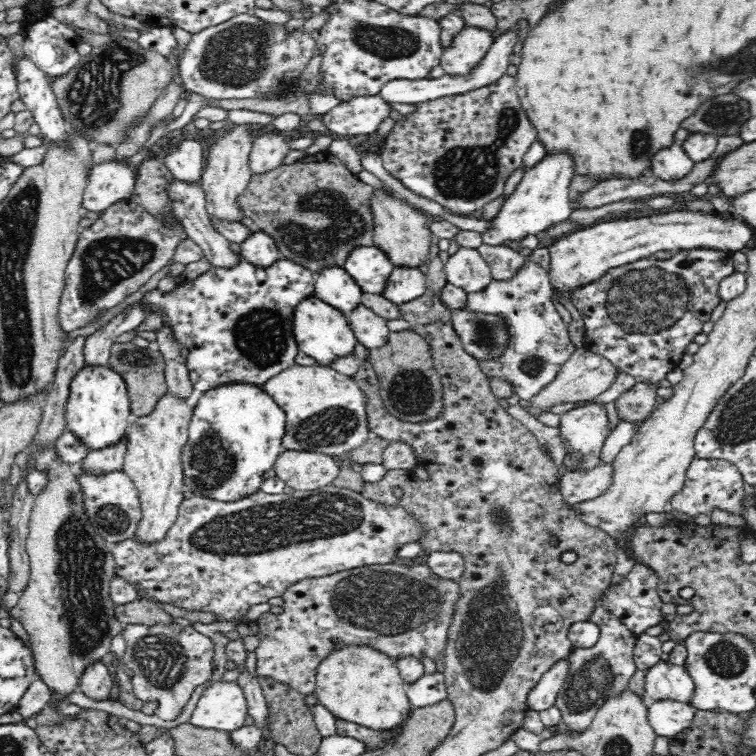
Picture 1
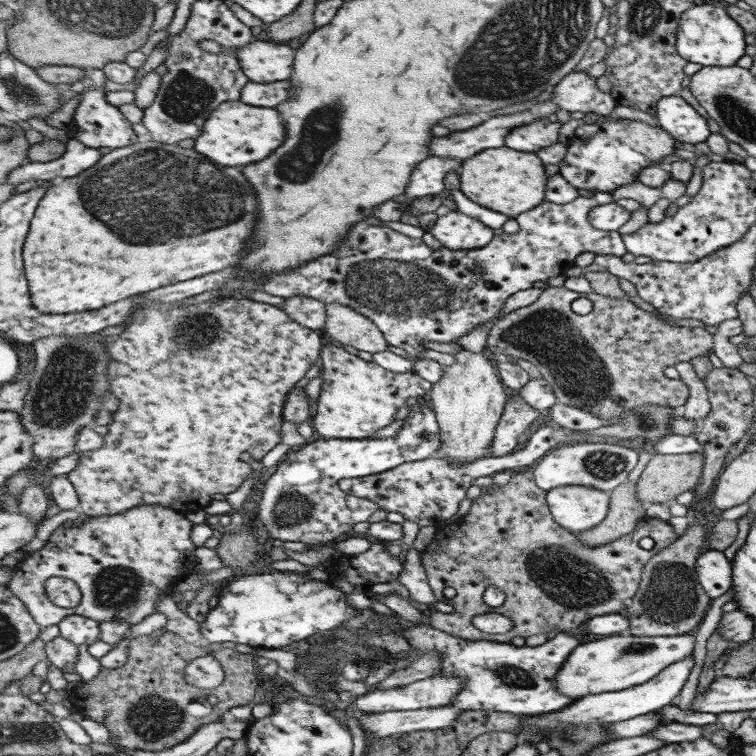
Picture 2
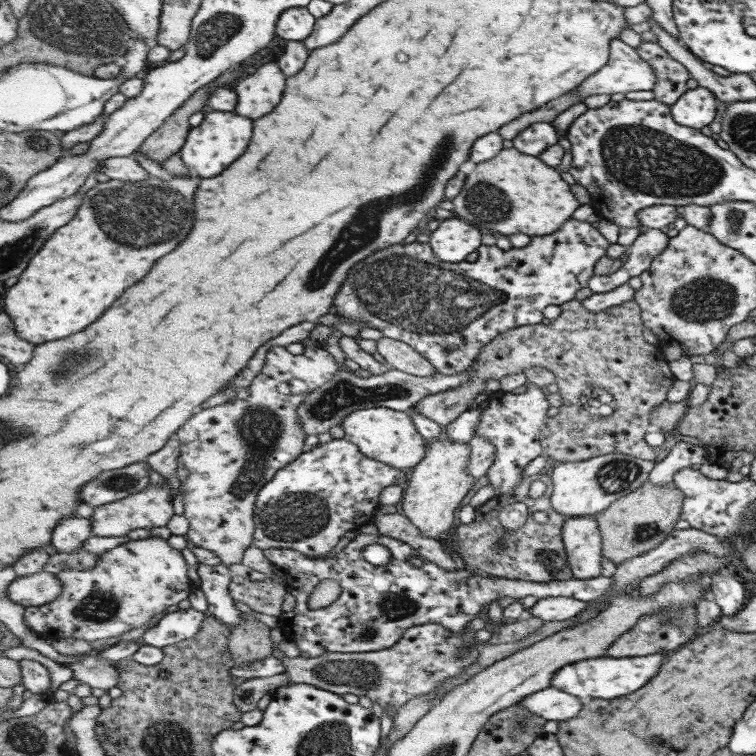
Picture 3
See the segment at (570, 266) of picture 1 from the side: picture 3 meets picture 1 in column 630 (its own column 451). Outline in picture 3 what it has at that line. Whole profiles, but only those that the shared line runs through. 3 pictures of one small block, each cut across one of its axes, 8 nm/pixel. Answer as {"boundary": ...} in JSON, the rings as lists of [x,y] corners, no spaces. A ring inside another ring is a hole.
{"boundary":[[[456,215],[441,221],[429,237],[435,254],[443,262],[464,262],[484,245],[478,227]]]}

